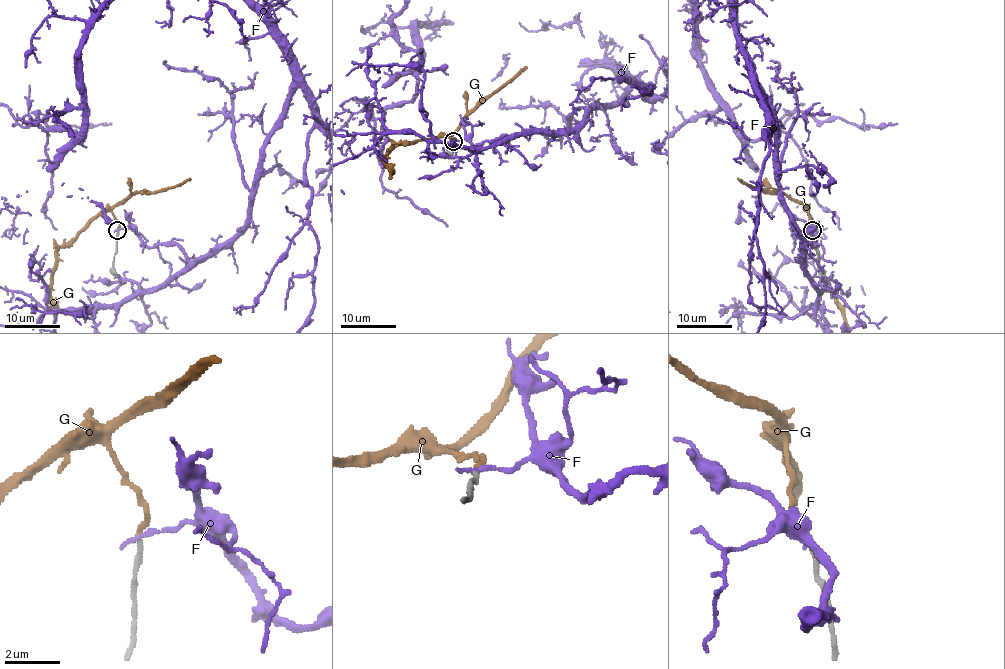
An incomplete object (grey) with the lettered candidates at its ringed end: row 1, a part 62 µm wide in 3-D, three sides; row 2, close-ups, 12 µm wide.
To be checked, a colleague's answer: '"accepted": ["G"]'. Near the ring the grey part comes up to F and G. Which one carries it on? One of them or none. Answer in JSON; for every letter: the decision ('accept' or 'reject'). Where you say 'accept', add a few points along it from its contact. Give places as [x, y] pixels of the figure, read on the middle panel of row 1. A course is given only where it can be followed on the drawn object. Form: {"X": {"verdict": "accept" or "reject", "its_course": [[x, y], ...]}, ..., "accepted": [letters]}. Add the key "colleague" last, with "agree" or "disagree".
{"F": {"verdict": "reject"}, "G": {"verdict": "accept"}, "accepted": ["G"], "colleague": "agree"}

